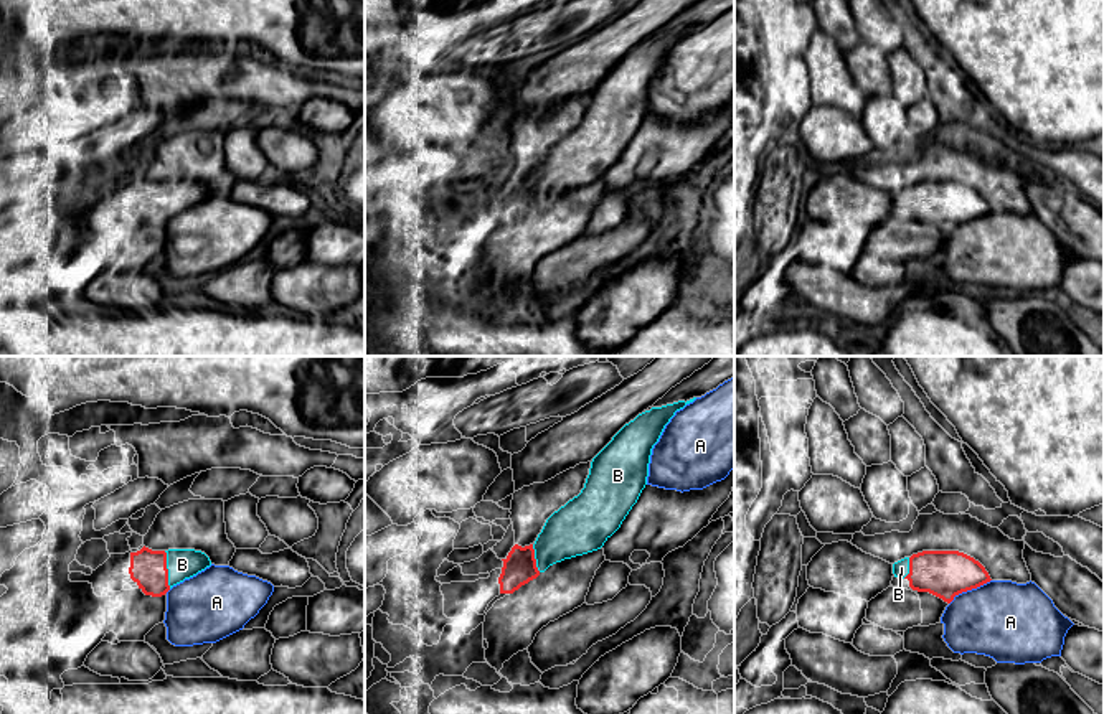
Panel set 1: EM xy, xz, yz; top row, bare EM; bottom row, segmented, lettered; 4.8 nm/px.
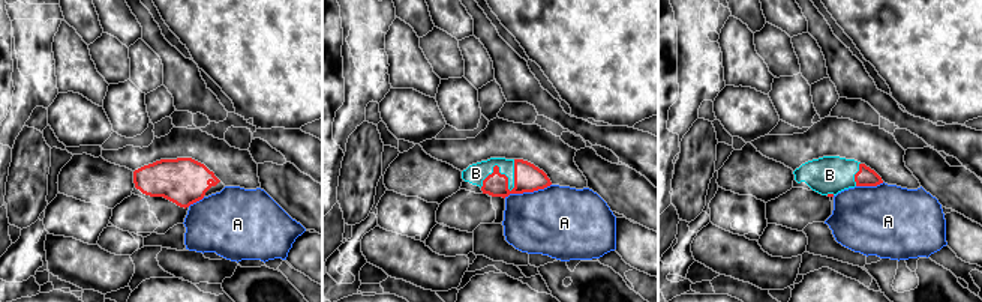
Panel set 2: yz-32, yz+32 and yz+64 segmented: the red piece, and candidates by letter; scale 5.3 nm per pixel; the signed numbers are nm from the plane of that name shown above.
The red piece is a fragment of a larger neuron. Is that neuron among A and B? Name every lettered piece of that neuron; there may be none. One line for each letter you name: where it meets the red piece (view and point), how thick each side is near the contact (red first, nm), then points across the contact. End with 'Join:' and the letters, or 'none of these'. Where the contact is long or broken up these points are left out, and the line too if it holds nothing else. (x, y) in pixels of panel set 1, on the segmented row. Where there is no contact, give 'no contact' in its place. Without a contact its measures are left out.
B: contact xy (167, 569); calibres 180 and 150 nm; way xy (147, 568), (167, 569), (182, 564)
Join: B

